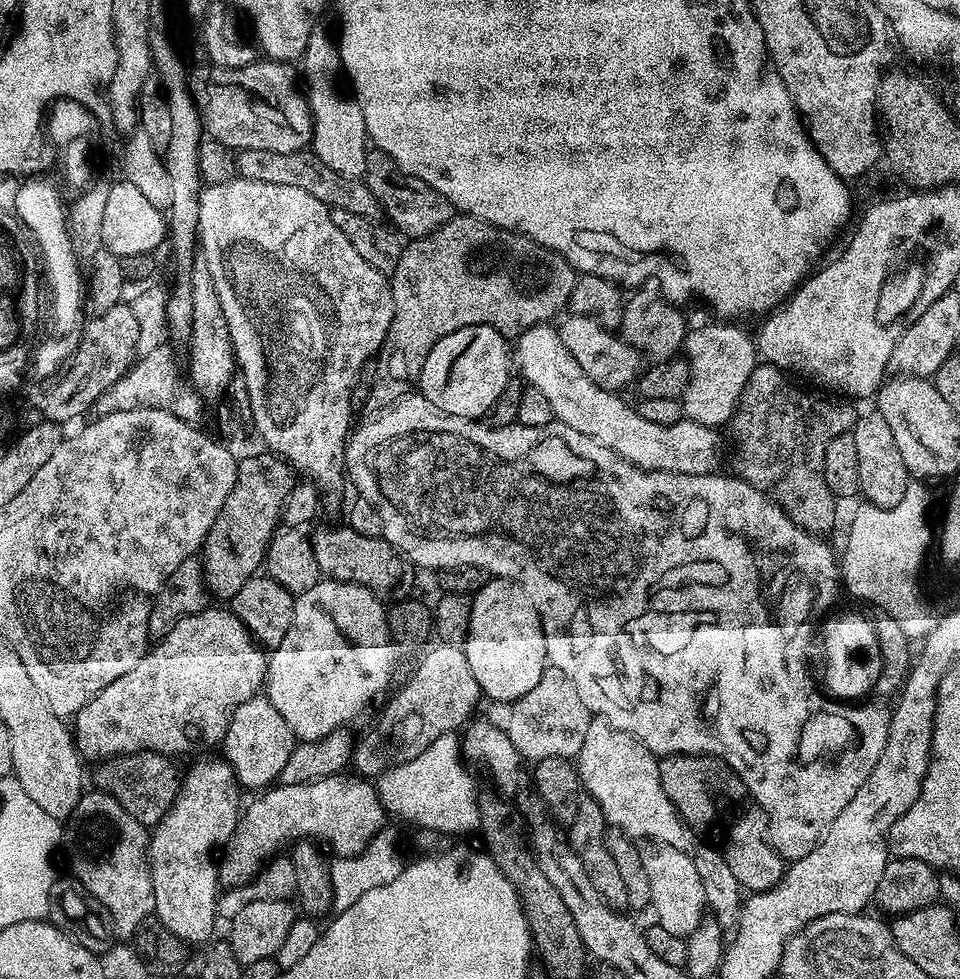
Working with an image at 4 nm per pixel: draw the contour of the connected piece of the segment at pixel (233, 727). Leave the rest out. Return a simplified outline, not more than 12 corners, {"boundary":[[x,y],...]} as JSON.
{"boundary":[[266,694],[231,716],[220,747],[245,789],[279,779],[293,731]]}

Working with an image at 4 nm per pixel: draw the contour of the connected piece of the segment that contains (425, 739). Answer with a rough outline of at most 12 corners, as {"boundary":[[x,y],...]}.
{"boundary":[[463,647],[417,662],[350,764],[376,778],[463,729],[482,700]]}

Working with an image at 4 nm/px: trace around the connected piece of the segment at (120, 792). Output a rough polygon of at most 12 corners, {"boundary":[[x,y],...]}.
{"boundary":[[160,752],[110,756],[95,787],[126,814],[155,826],[181,773]]}

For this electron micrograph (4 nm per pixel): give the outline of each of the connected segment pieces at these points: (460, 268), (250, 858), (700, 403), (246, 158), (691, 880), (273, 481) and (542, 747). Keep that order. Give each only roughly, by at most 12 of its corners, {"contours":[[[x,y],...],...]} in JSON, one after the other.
{"contours":[[[467,214],[409,239],[367,407],[446,334],[555,321],[576,269]],[[277,783],[243,809],[219,883],[302,839],[357,856],[385,831],[375,783]],[[732,322],[684,337],[685,417],[727,425],[758,363]],[[308,150],[236,156],[242,180],[298,186],[329,209],[373,218],[380,203]],[[682,850],[638,851],[655,923],[691,936],[706,916],[702,878]],[[275,452],[239,457],[202,549],[232,601],[261,571],[297,483]],[[562,670],[512,701],[521,757],[575,758],[594,718]]]}

